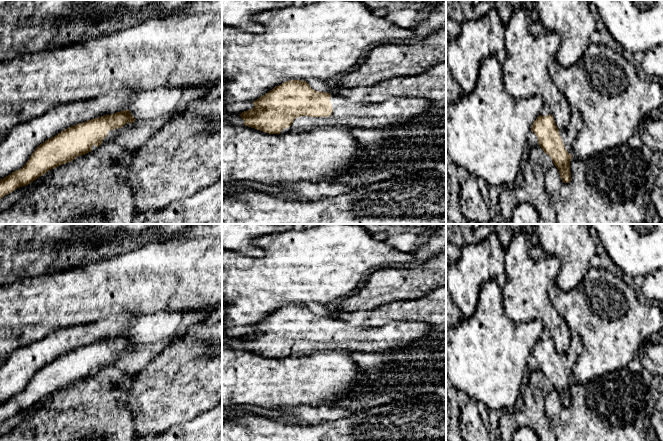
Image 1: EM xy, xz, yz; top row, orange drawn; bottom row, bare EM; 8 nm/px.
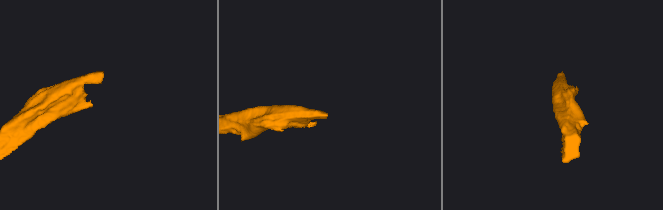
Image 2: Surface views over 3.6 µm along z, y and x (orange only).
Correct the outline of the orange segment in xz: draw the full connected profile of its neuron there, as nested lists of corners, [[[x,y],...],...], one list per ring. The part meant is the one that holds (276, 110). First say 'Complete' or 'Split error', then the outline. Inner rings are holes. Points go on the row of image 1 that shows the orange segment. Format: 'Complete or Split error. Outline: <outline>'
Split error. Outline: [[[301,80],[284,82],[253,101],[253,104],[251,110],[239,114],[244,120],[243,125],[269,134],[309,131],[317,127],[378,129],[403,126],[431,107],[429,101],[419,97],[389,98],[380,103],[354,103],[341,94],[315,91]]]

